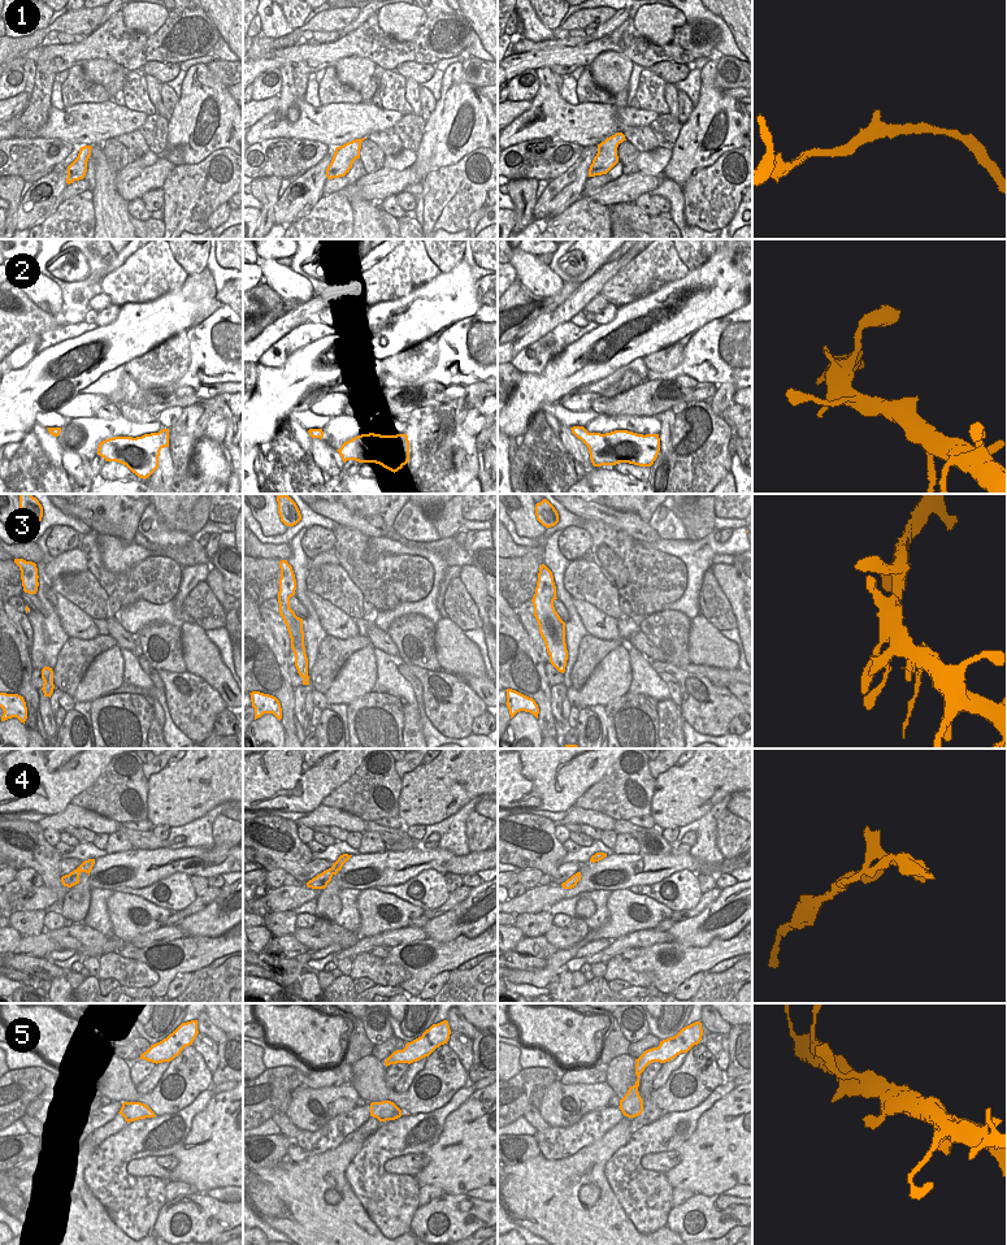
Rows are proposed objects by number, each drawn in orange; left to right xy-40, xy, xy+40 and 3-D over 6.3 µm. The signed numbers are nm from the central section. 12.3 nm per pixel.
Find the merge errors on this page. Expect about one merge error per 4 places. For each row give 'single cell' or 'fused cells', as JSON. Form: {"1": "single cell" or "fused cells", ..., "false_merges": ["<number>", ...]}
{"1": "single cell", "2": "single cell", "3": "single cell", "4": "fused cells", "5": "single cell", "false_merges": ["4"]}

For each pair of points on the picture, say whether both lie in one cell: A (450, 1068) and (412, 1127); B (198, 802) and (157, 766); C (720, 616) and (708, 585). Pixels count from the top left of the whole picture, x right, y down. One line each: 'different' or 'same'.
A: different
B: different
C: same

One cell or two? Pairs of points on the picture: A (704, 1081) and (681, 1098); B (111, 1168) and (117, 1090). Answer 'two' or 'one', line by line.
A: one
B: two

